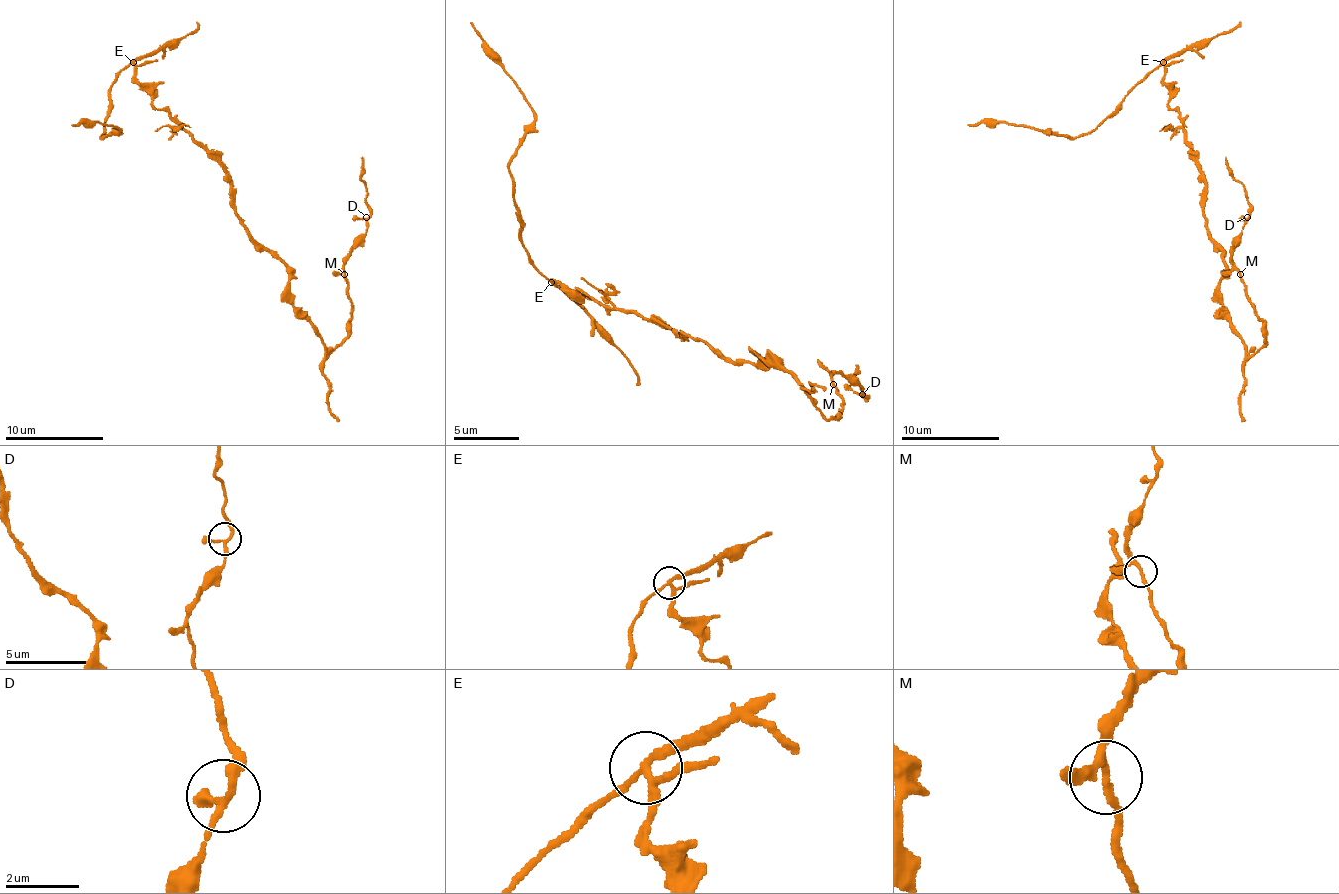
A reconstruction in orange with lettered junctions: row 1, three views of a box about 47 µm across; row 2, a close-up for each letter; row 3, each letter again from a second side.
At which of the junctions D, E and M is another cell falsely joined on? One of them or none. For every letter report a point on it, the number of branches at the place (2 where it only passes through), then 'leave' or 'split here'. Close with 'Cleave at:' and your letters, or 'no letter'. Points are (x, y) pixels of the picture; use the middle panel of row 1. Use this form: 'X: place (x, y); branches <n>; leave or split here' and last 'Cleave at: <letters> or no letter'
D: place (862, 394); branches 3; leave
E: place (551, 282); branches 4; split here
M: place (833, 384); branches 3; leave
Cleave at: E

